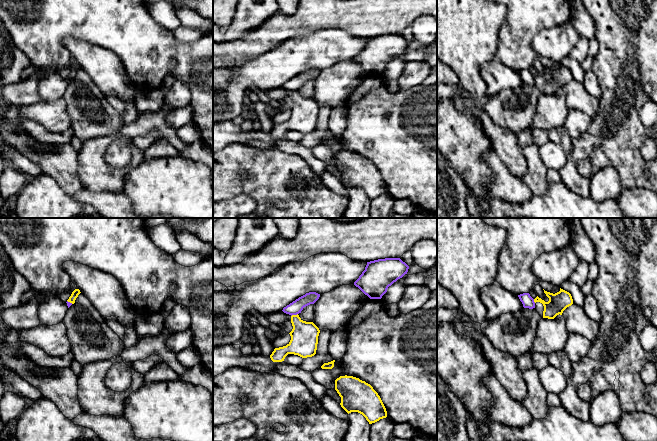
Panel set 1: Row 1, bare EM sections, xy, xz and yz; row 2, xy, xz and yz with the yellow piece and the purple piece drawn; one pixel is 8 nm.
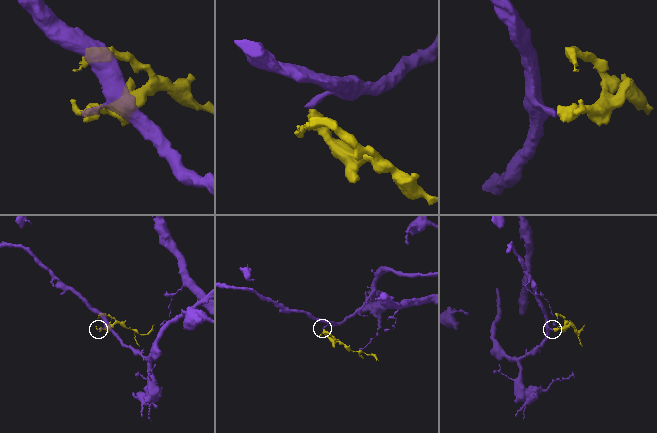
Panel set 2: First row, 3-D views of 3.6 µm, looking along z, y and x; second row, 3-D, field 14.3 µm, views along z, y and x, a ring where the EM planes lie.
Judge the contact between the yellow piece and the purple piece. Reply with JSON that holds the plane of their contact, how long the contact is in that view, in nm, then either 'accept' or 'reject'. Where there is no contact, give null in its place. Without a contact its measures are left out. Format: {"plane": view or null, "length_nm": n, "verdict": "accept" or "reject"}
{"plane": "xz", "length_nm": 60, "verdict": "reject"}

